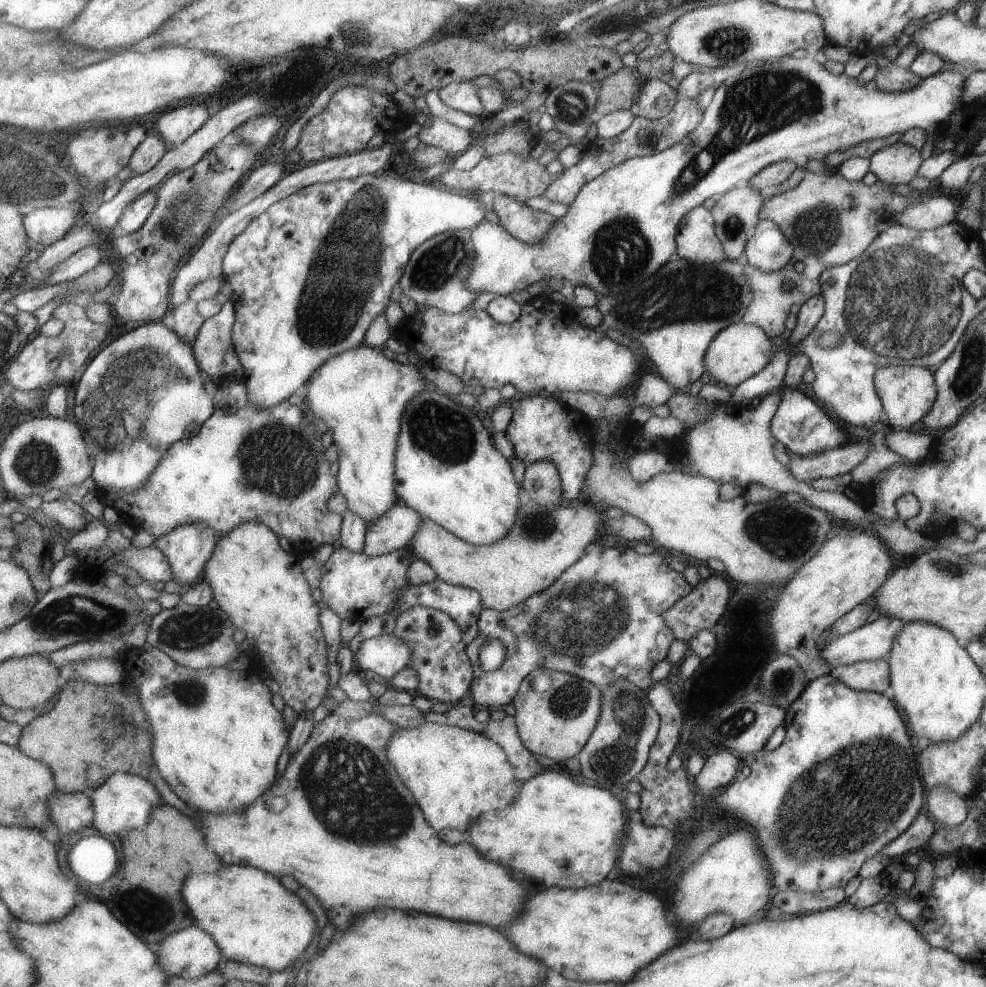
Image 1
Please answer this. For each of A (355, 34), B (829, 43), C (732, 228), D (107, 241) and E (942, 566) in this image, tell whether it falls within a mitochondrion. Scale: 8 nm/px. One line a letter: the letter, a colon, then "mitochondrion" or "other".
A: mitochondrion
B: other
C: mitochondrion
D: other
E: mitochondrion

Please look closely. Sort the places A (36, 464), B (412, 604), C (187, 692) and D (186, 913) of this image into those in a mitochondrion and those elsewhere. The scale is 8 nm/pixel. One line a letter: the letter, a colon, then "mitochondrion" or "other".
A: mitochondrion
B: other
C: mitochondrion
D: other

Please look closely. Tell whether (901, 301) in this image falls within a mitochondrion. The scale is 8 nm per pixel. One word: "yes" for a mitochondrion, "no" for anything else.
yes

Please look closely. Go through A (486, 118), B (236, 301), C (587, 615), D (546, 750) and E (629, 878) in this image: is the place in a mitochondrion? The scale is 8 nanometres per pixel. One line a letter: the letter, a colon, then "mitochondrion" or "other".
A: other
B: other
C: mitochondrion
D: other
E: other

